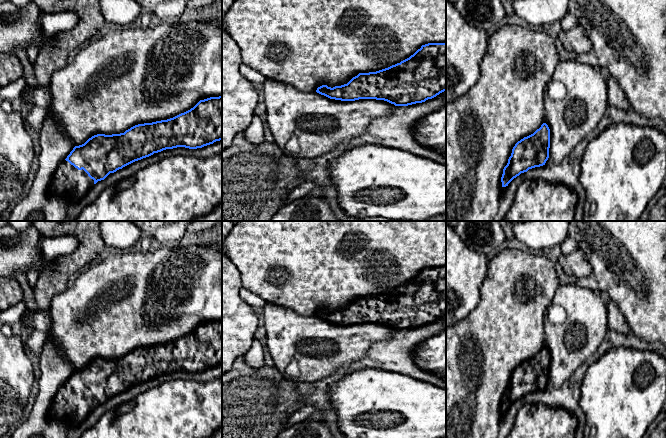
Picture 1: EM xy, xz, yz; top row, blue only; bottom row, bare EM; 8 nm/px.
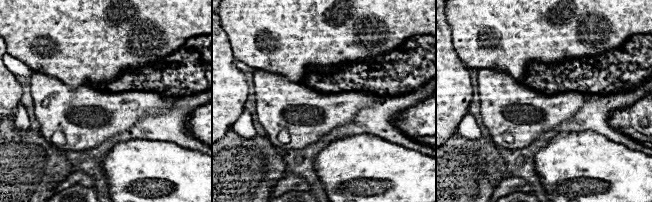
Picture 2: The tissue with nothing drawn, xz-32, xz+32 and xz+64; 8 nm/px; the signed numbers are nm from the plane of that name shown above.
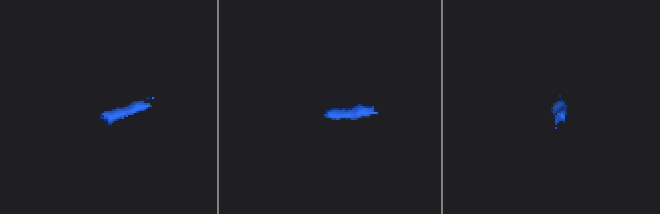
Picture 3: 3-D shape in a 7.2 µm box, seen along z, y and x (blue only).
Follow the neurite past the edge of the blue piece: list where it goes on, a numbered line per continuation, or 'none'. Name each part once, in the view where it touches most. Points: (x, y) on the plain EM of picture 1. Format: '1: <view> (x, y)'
1: xy (69, 407)

